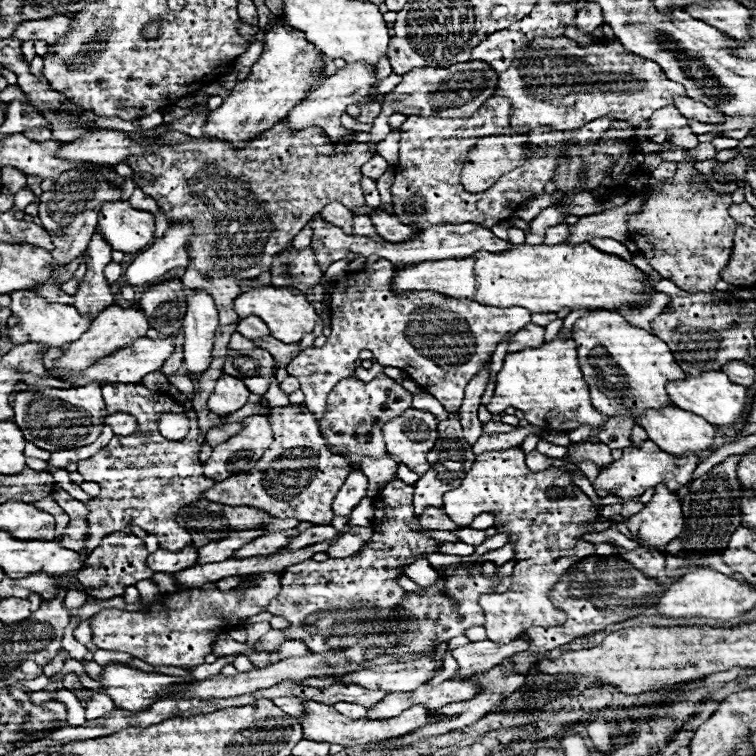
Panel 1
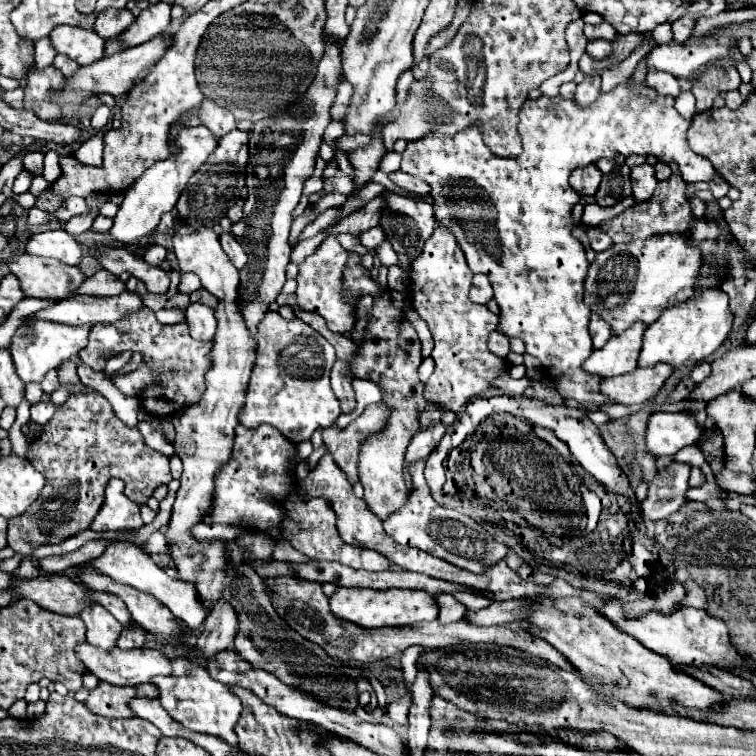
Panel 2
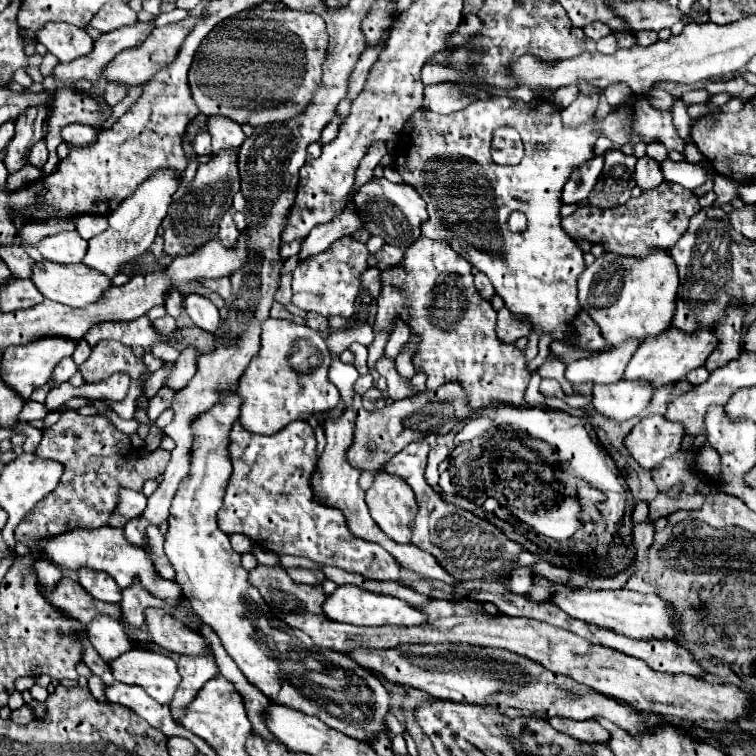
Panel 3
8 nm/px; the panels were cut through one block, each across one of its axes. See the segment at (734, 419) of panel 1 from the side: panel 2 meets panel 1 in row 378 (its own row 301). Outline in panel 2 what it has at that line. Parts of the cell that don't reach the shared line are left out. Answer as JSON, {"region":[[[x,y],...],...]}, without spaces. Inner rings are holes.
{"region":[[[708,288],[702,294],[694,294],[686,302],[676,306],[668,306],[664,314],[646,328],[644,332],[644,346],[638,358],[638,366],[654,366],[658,362],[668,362],[674,368],[682,370],[682,366],[696,366],[698,362],[708,360],[710,354],[718,350],[718,346],[726,340],[728,332],[732,330],[732,312],[728,308],[728,294],[720,288]]]}

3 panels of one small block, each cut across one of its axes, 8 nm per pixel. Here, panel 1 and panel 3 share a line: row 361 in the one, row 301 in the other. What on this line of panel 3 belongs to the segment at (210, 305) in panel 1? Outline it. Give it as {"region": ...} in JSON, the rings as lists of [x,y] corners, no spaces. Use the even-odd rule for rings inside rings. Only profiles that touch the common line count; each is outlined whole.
{"region":[[[188,294],[184,300],[184,310],[186,314],[192,318],[192,322],[206,330],[206,332],[214,332],[220,324],[220,316],[218,316],[218,308],[204,296],[198,294]]]}

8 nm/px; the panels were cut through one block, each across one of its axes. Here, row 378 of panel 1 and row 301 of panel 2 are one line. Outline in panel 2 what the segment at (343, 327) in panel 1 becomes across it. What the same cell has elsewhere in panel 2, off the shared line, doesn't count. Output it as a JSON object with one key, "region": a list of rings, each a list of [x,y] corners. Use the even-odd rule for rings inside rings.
{"region":[[[438,226],[428,238],[422,254],[412,262],[412,306],[428,322],[434,338],[432,358],[436,362],[434,374],[430,376],[424,398],[428,402],[440,402],[444,408],[454,412],[466,408],[466,404],[490,388],[490,380],[498,378],[508,370],[508,364],[488,350],[488,334],[496,330],[498,316],[486,306],[474,304],[468,298],[472,286],[472,270],[464,260],[464,252],[458,246],[454,234]],[[328,236],[316,248],[316,252],[310,254],[300,264],[300,272],[296,276],[296,280],[298,280],[296,296],[298,296],[300,308],[320,314],[328,322],[328,328],[332,332],[340,332],[340,334],[344,334],[344,330],[348,330],[348,326],[352,326],[352,314],[348,314],[348,306],[344,306],[344,302],[340,302],[340,274],[344,270],[346,260],[348,260],[348,250],[344,250],[334,236]]]}

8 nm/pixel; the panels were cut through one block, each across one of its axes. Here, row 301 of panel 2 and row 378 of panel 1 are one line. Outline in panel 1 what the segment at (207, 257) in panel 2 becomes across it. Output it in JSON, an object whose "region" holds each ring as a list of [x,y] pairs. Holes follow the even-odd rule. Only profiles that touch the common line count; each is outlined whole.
{"region":[[[222,374],[216,380],[216,388],[208,400],[208,408],[218,416],[226,416],[240,410],[248,402],[248,396],[250,392],[246,390],[244,382],[228,374]]]}

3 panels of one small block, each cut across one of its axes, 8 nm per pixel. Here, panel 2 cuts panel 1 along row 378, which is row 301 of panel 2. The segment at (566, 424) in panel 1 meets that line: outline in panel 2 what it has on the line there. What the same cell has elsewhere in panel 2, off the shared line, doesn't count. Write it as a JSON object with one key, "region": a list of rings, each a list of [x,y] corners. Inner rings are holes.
{"region":[[[622,82],[618,84],[614,90],[610,92],[602,92],[592,104],[588,106],[580,106],[574,98],[562,98],[562,96],[556,96],[556,98],[550,98],[550,96],[542,96],[538,100],[526,100],[519,111],[519,124],[518,132],[522,139],[523,152],[516,158],[498,158],[484,142],[482,142],[482,134],[480,130],[476,128],[468,128],[468,130],[462,130],[460,134],[454,134],[454,136],[440,136],[440,134],[428,134],[428,138],[422,138],[420,142],[408,142],[406,144],[406,150],[402,152],[402,172],[410,174],[410,176],[416,176],[416,178],[422,178],[426,180],[430,186],[432,186],[432,196],[434,196],[434,210],[436,210],[436,224],[440,226],[448,226],[454,234],[456,234],[456,240],[460,244],[460,248],[464,250],[464,254],[468,256],[468,266],[474,274],[486,274],[492,288],[494,288],[494,300],[498,302],[500,306],[500,324],[498,324],[498,332],[502,334],[508,334],[508,336],[514,336],[514,338],[520,338],[524,340],[526,344],[526,352],[534,358],[540,360],[542,364],[542,370],[544,370],[544,376],[556,384],[558,392],[562,398],[574,398],[576,402],[580,402],[584,406],[586,412],[596,412],[600,410],[604,404],[614,404],[610,398],[602,396],[600,392],[600,382],[602,378],[600,376],[592,376],[588,374],[582,364],[584,360],[592,354],[592,338],[590,338],[590,332],[588,332],[588,322],[590,322],[590,316],[592,316],[592,310],[584,304],[584,278],[588,274],[588,260],[586,260],[586,254],[584,254],[584,248],[582,244],[572,236],[572,208],[574,204],[578,204],[580,200],[580,194],[574,192],[568,184],[568,178],[572,174],[572,170],[580,168],[580,166],[588,166],[592,162],[596,162],[598,158],[616,158],[616,154],[622,154],[624,158],[632,156],[632,154],[640,154],[640,156],[656,156],[658,160],[662,160],[664,164],[674,164],[678,166],[680,170],[680,176],[684,178],[684,182],[692,184],[692,182],[710,182],[710,178],[716,174],[716,170],[712,170],[712,164],[710,160],[706,160],[704,156],[698,156],[690,150],[688,146],[688,140],[686,140],[686,132],[690,128],[690,122],[684,120],[676,108],[674,108],[674,96],[662,96],[658,94],[654,88],[650,88],[646,82],[640,82],[640,84],[628,84],[628,82]]]}

